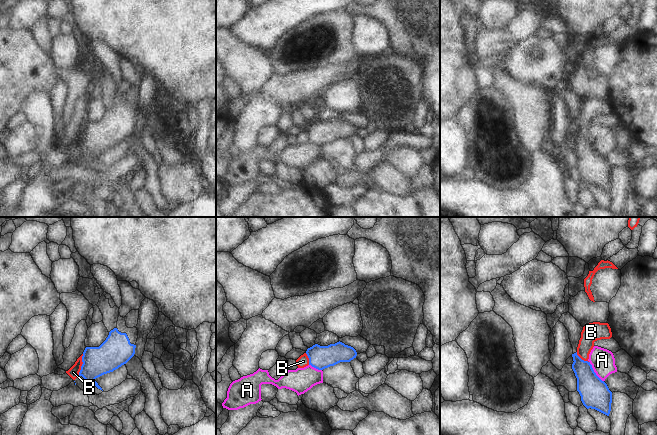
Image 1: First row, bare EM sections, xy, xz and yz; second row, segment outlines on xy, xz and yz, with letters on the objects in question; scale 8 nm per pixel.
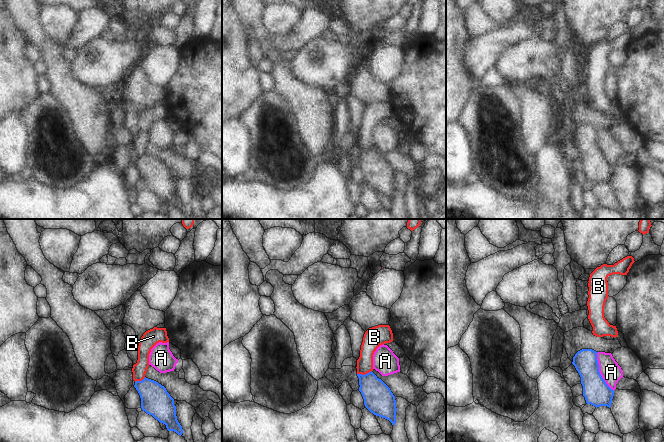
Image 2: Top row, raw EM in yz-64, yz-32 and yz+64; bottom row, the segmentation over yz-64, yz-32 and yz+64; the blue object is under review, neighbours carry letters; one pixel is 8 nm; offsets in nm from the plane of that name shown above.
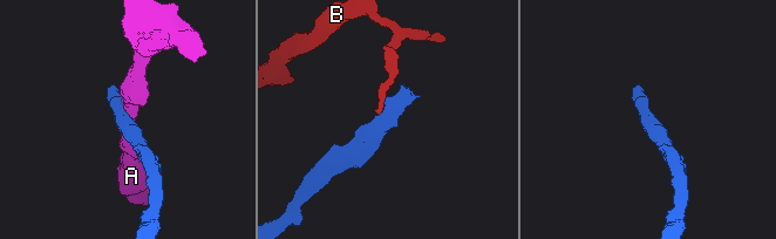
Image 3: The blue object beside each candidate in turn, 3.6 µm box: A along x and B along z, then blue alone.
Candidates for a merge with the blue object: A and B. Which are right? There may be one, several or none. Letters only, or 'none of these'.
none of these

